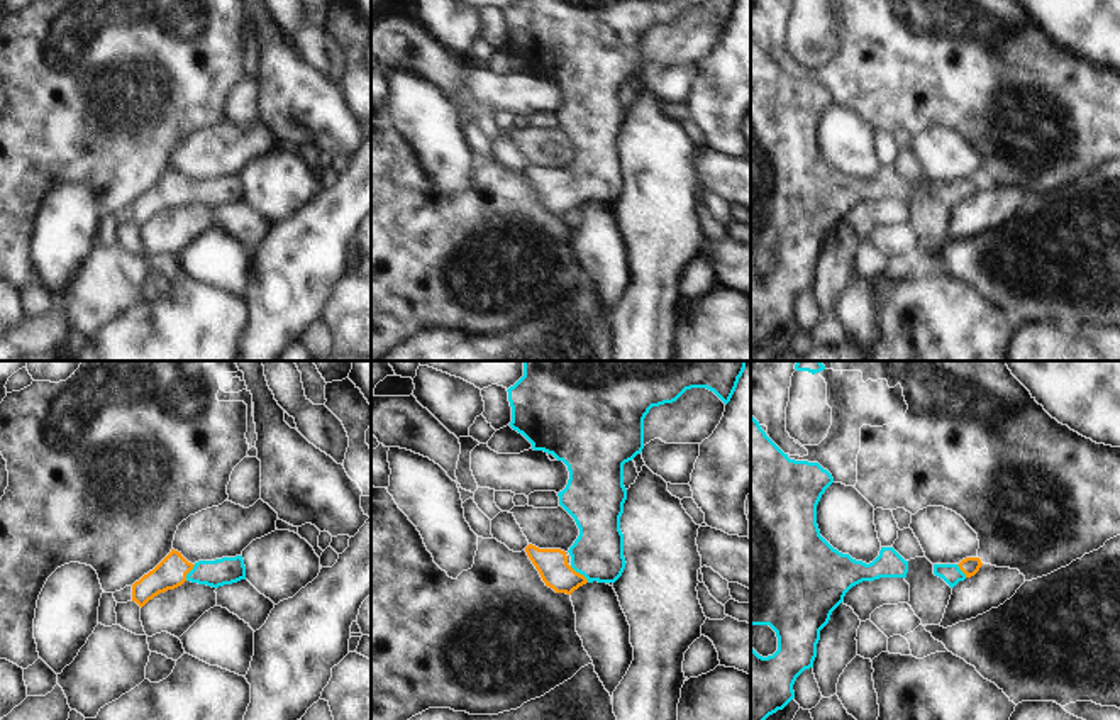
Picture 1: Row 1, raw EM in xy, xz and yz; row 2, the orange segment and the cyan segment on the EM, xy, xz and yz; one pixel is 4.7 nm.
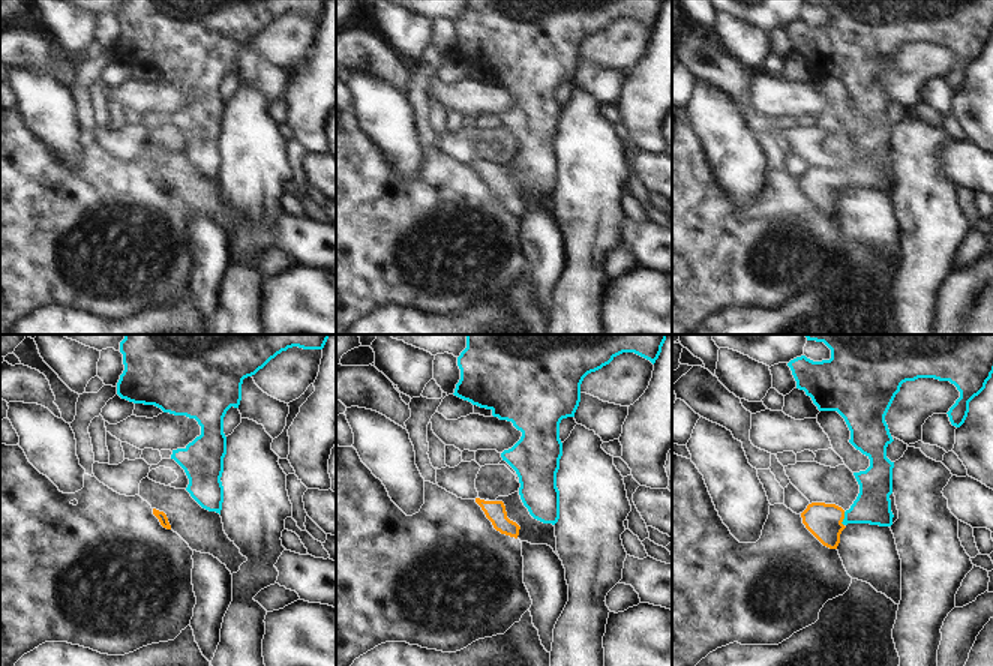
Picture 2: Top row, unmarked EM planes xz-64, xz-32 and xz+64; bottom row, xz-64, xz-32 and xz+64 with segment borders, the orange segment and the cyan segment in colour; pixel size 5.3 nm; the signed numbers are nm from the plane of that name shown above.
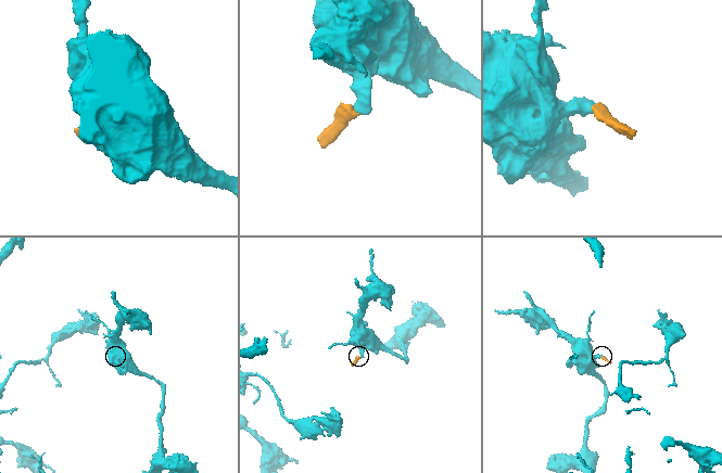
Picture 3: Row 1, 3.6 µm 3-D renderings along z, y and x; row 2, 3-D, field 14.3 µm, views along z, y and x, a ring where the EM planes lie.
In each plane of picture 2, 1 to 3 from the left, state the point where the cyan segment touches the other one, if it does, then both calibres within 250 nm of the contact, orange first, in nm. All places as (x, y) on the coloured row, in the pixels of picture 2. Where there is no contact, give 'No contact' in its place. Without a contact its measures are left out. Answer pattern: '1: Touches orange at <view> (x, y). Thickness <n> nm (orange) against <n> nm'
1: No contact
2: No contact
3: Touches orange at xz+64 (843, 518). Thickness 190 nm (orange) against 190 nm

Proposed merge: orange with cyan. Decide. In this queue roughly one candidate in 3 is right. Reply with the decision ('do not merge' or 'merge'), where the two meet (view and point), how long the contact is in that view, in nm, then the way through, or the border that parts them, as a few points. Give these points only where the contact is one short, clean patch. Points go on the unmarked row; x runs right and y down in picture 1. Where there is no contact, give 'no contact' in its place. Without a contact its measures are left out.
merge | xz (578, 193) | 120 nm | across xz (553, 187), (560, 193), (578, 193), (598, 171)

